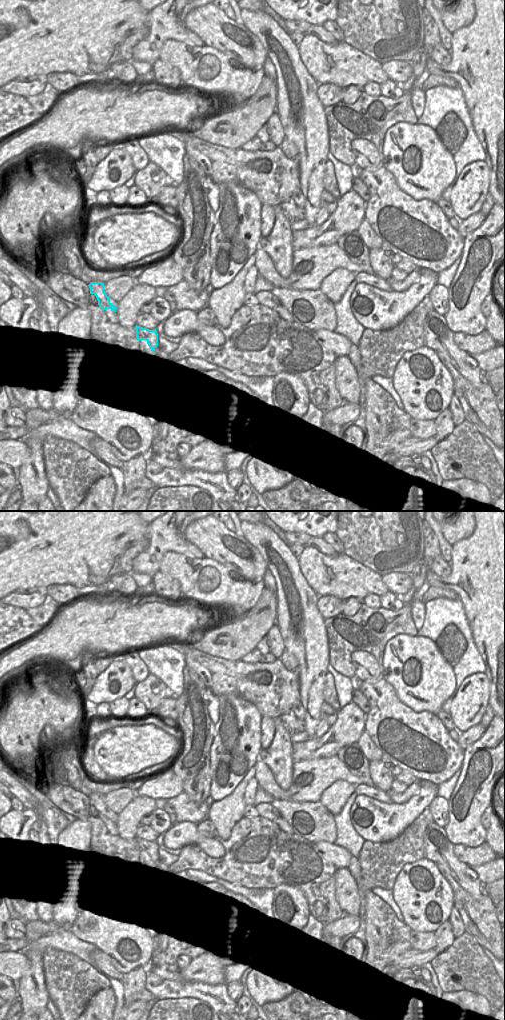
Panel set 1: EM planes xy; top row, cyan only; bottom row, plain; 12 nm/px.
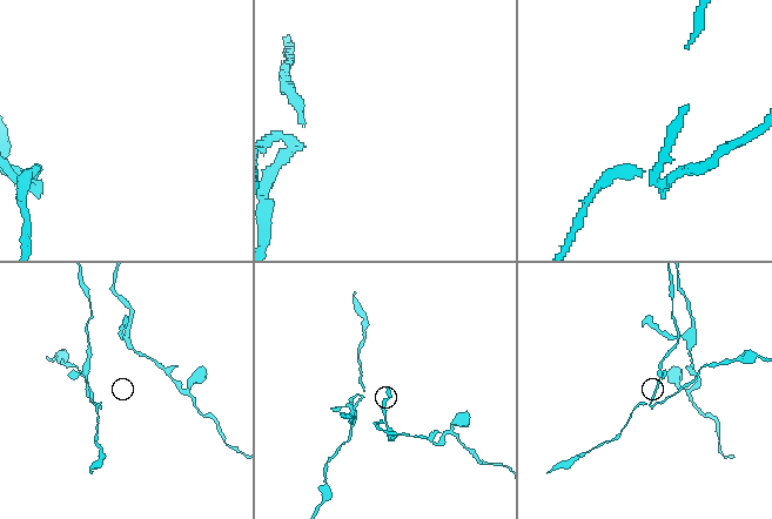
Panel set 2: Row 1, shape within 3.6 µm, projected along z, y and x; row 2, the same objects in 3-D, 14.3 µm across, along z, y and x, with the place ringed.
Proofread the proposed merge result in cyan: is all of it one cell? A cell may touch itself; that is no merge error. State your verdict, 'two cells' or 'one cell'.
two cells

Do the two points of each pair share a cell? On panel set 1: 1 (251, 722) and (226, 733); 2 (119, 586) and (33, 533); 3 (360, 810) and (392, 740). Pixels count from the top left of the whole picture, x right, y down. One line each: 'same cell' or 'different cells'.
1: same cell
2: different cells
3: different cells

